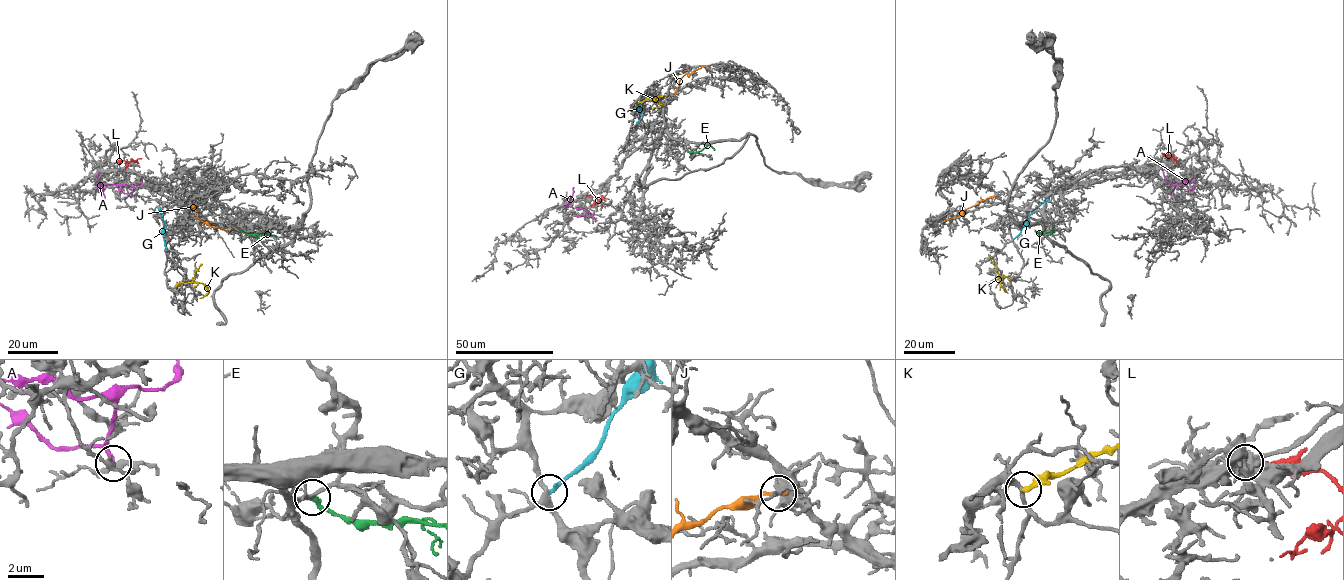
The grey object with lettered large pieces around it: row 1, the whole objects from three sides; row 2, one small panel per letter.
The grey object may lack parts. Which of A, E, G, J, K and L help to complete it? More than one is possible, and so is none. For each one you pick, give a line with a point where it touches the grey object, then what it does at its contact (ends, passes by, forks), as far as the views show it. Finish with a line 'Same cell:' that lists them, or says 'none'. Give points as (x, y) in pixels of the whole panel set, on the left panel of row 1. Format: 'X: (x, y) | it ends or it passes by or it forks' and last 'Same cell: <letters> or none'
L: (113, 163) | it ends
Same cell: L

